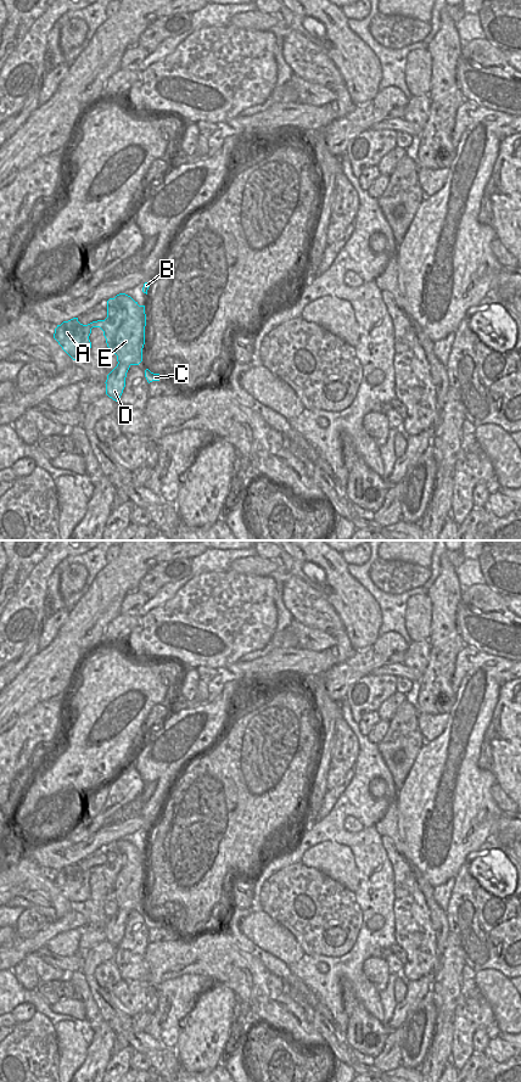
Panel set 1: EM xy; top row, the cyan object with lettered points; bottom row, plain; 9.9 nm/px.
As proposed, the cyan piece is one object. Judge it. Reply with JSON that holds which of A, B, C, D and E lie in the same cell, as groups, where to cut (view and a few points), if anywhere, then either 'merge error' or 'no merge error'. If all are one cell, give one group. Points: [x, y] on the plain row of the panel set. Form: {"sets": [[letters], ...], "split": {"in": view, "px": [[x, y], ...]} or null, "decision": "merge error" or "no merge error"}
{"sets": [["A", "B"], ["C", "D", "E"]], "split": {"in": "xy", "px": [[115, 844], [125, 856], [125, 864], [117, 876], [112, 896]]}, "decision": "merge error"}

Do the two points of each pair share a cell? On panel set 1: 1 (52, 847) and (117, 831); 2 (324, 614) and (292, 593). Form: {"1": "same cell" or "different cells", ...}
{"1": "same cell", "2": "same cell"}

